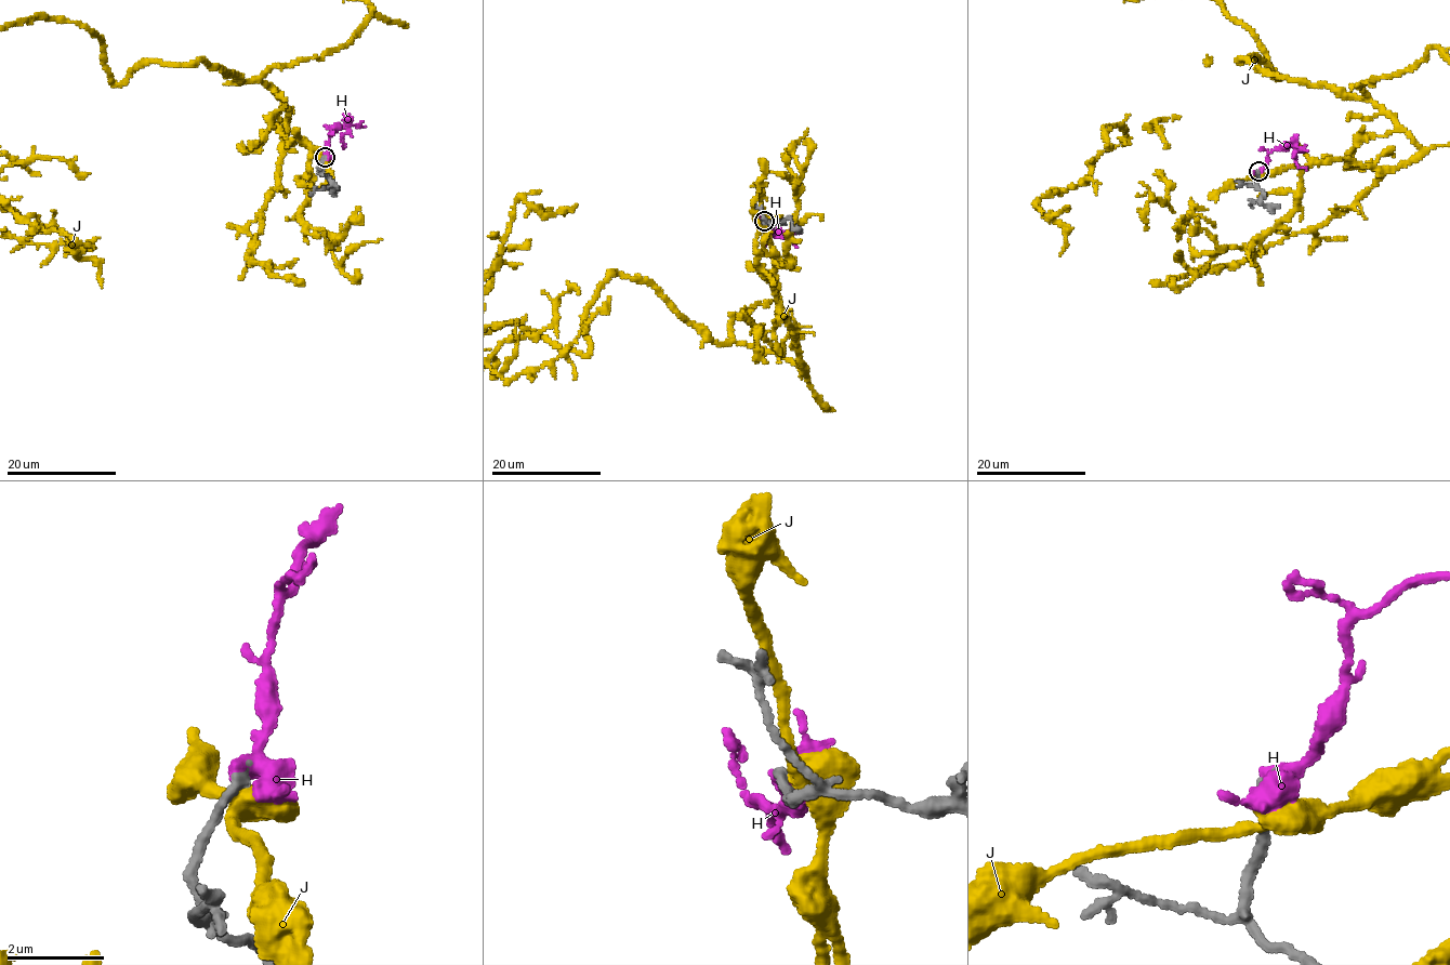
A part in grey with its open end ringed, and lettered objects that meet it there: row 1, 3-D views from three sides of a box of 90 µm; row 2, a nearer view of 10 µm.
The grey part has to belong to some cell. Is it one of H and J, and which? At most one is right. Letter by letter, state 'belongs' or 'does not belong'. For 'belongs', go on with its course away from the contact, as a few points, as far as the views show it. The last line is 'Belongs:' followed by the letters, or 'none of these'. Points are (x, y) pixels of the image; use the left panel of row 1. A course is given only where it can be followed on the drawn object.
H: belongs | via (324, 157), (329, 136), (338, 127), (344, 126), (347, 128), (342, 137), (343, 147)
J: does not belong
Belongs: H

